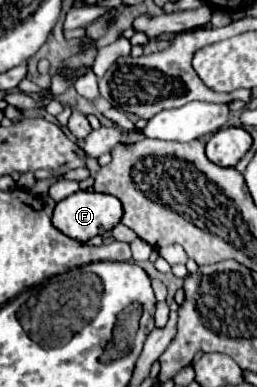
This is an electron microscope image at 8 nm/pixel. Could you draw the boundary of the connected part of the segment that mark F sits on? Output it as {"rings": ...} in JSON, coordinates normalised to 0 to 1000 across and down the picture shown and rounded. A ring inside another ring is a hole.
{"rings":[[[296,494],[288,504],[218,525],[202,550],[210,587],[296,623],[342,623],[374,607],[405,607],[412,597],[444,592],[467,576],[467,566],[475,566],[467,514],[436,504],[405,504],[405,499],[366,499],[366,494]]]}

